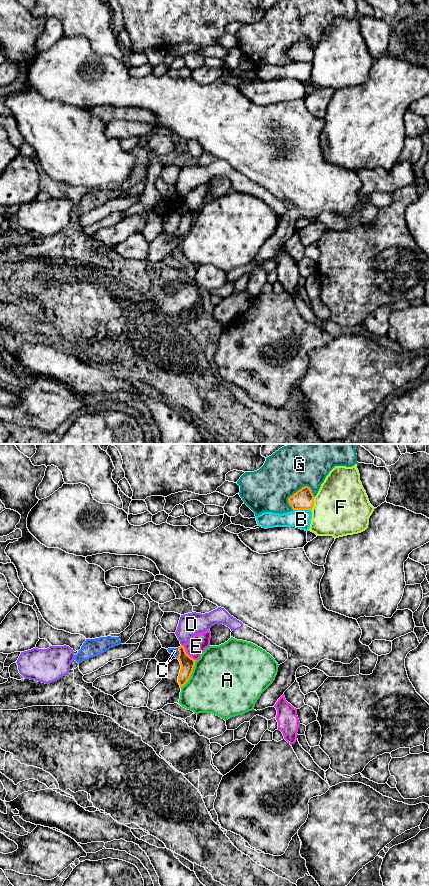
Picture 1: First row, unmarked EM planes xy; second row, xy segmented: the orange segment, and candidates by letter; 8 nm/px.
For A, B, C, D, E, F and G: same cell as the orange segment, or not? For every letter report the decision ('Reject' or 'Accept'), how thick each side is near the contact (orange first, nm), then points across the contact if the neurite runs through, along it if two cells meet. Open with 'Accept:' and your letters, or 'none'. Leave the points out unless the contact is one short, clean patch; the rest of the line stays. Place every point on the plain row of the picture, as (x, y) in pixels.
Accept: none
A: Reject. Thickness 120 nm (orange) against 500 nm
B: Reject. Thickness 170 nm (orange) against 150 nm
C: Reject. Thickness 120 nm (orange) against 60 nm. Boundary: xy (179, 199), (176, 210)
D: Reject. Thickness 120 nm (orange) against 190 nm. Boundary: xy (181, 196), (183, 198)
E: Reject. Thickness 120 nm (orange) against 150 nm
F: Reject. Thickness 170 nm (orange) against 440 nm. Boundary: xy (314, 49), (314, 57), (311, 62)
G: Reject. Thickness 170 nm (orange) against 360 nm

